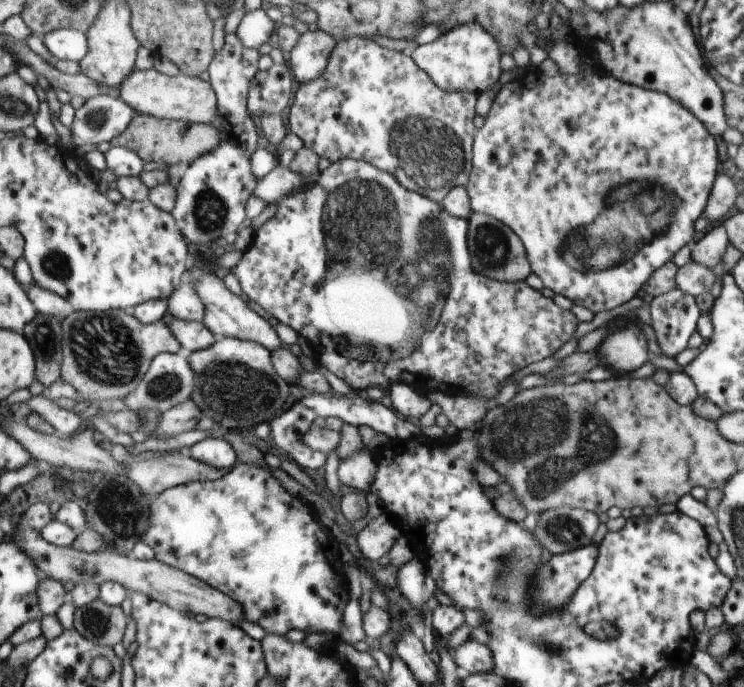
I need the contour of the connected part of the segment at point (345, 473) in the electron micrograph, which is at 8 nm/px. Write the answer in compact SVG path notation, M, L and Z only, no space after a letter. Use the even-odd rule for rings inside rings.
M361 450L361 452L347 456L345 460L340 460L336 475L340 484L351 486L356 491L368 493L375 470L377 470L377 464L373 461L369 452Z

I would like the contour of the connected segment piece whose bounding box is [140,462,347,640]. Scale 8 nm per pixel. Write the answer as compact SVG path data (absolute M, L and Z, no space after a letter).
M240 462L239 466L235 466L221 480L193 481L169 488L169 490L165 490L165 492L162 492L155 498L153 504L150 505L150 521L149 528L147 528L147 531L140 539L155 550L157 559L208 582L211 586L234 598L243 606L247 621L258 624L265 630L266 634L285 636L289 630L301 630L306 635L312 632L319 632L322 634L331 634L335 640L338 638L340 632L339 620L342 621L341 608L343 608L343 604L345 606L347 604L345 602L345 598L347 598L345 594L347 592L343 590L347 590L347 588L345 588L345 584L329 582L329 580L333 580L333 570L331 570L331 566L327 564L327 558L325 558L327 534L321 530L321 526L317 524L317 520L313 518L309 506L305 506L304 501L299 497L293 496L288 490L285 490L285 486L273 476L271 470L267 470L263 466Z

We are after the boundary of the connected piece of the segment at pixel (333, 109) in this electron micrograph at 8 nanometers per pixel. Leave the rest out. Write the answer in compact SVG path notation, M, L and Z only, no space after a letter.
M358 36L345 38L341 42L336 42L331 50L327 64L317 78L311 82L300 84L294 95L294 102L288 109L288 124L291 132L297 134L304 142L304 147L314 152L318 158L325 158L330 163L338 160L357 159L372 163L379 170L393 175L397 182L407 190L419 192L427 196L429 200L439 203L455 186L465 186L469 178L469 160L471 160L471 138L473 138L473 114L475 114L475 94L473 92L445 92L441 87L425 74L424 70L413 62L408 52L389 50L388 48L377 45L373 40Z

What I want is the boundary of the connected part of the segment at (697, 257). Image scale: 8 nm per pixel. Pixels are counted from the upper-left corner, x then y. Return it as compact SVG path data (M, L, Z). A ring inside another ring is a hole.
M723 225L713 226L689 247L691 261L711 269L721 261L728 243Z

